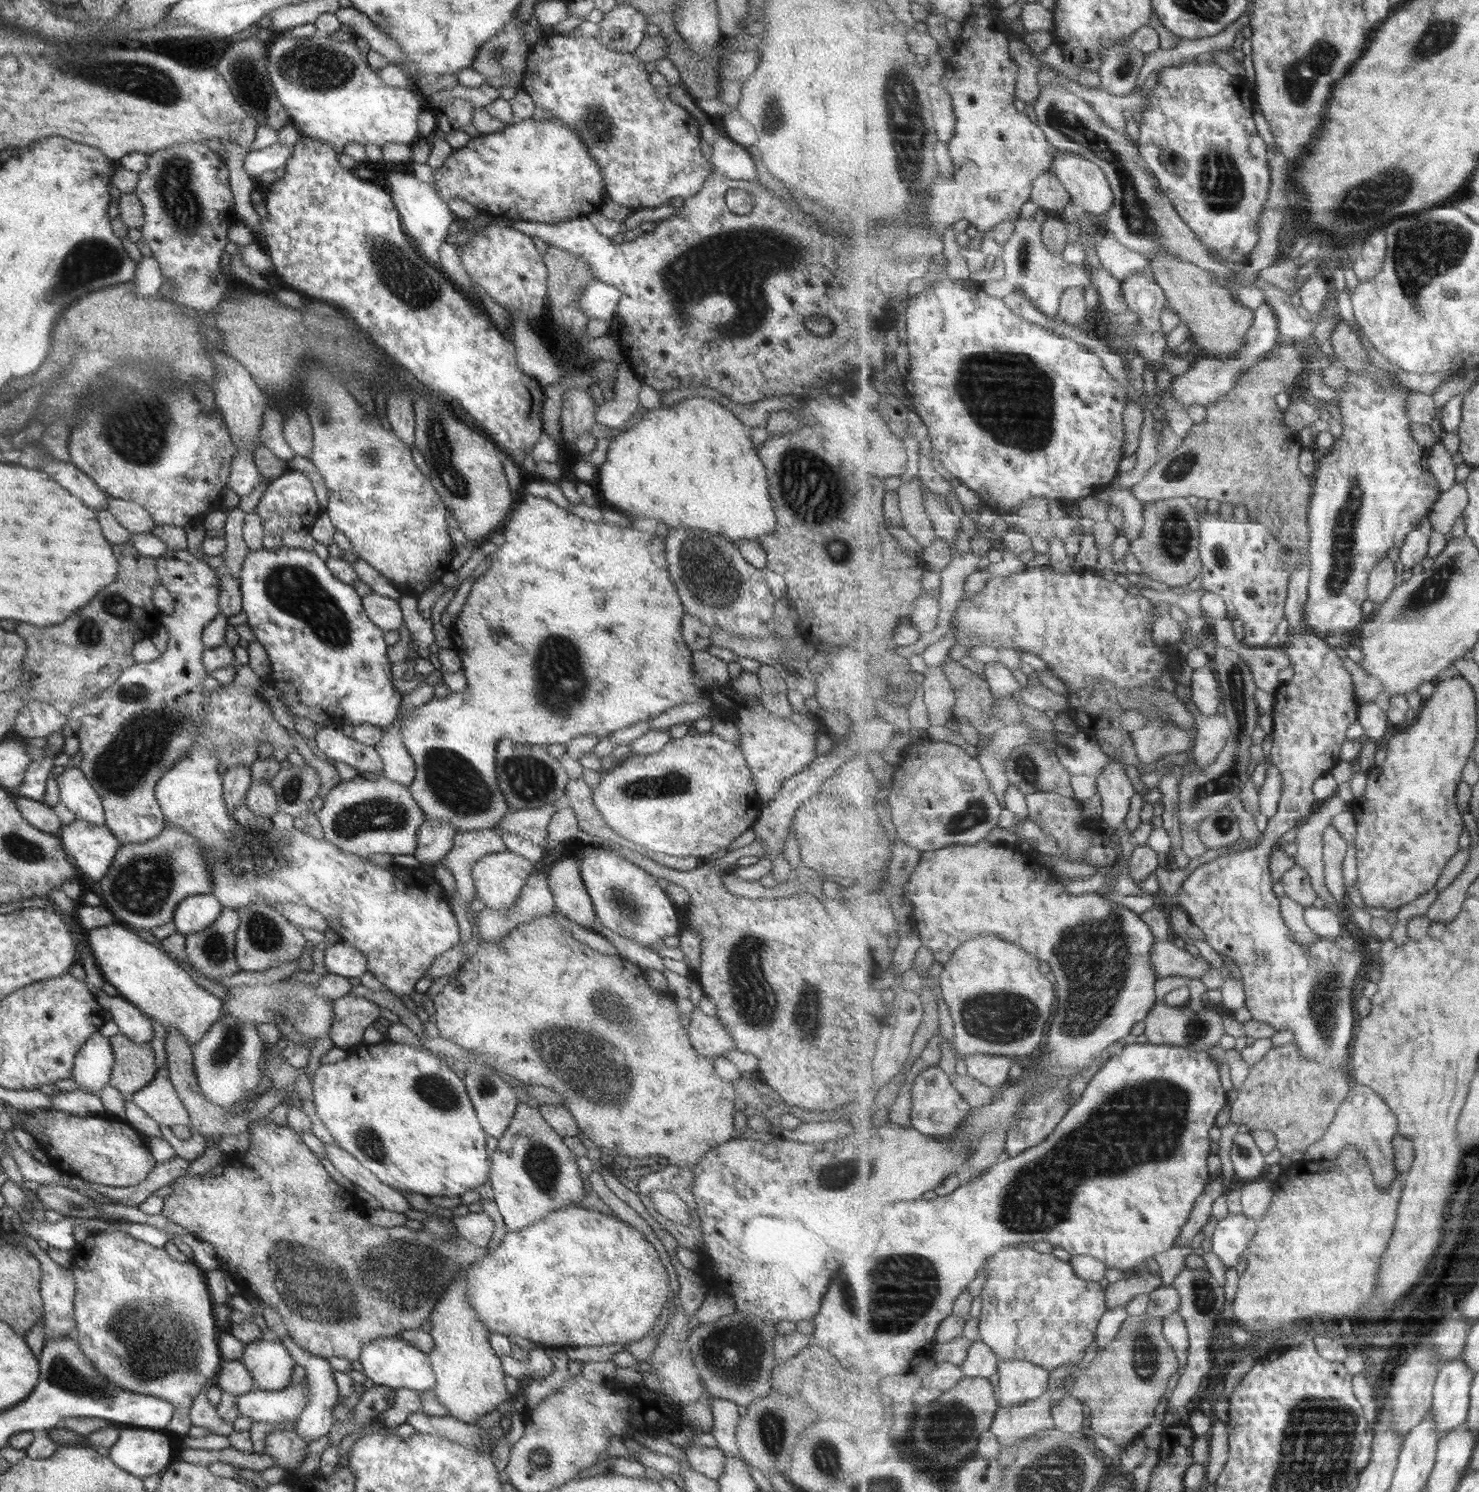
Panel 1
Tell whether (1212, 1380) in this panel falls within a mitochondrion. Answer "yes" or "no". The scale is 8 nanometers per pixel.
no

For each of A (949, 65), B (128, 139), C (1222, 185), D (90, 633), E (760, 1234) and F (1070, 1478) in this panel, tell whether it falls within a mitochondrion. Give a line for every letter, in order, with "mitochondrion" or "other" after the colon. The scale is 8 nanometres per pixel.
A: other
B: other
C: mitochondrion
D: mitochondrion
E: other
F: mitochondrion

